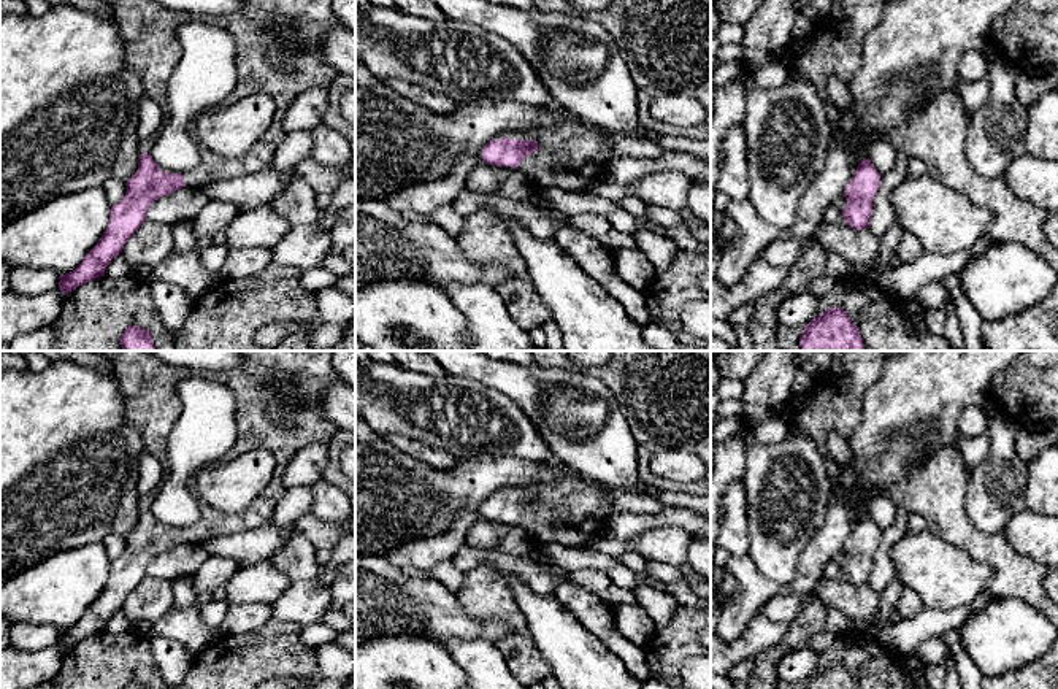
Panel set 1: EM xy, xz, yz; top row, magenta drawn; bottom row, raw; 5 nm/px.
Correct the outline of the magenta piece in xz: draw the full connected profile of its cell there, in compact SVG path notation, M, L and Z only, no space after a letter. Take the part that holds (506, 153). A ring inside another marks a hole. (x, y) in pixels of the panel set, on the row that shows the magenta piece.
M579 121L539 132L504 132L482 149L489 165L517 168L531 189L558 187L590 194L615 159L606 138Z

